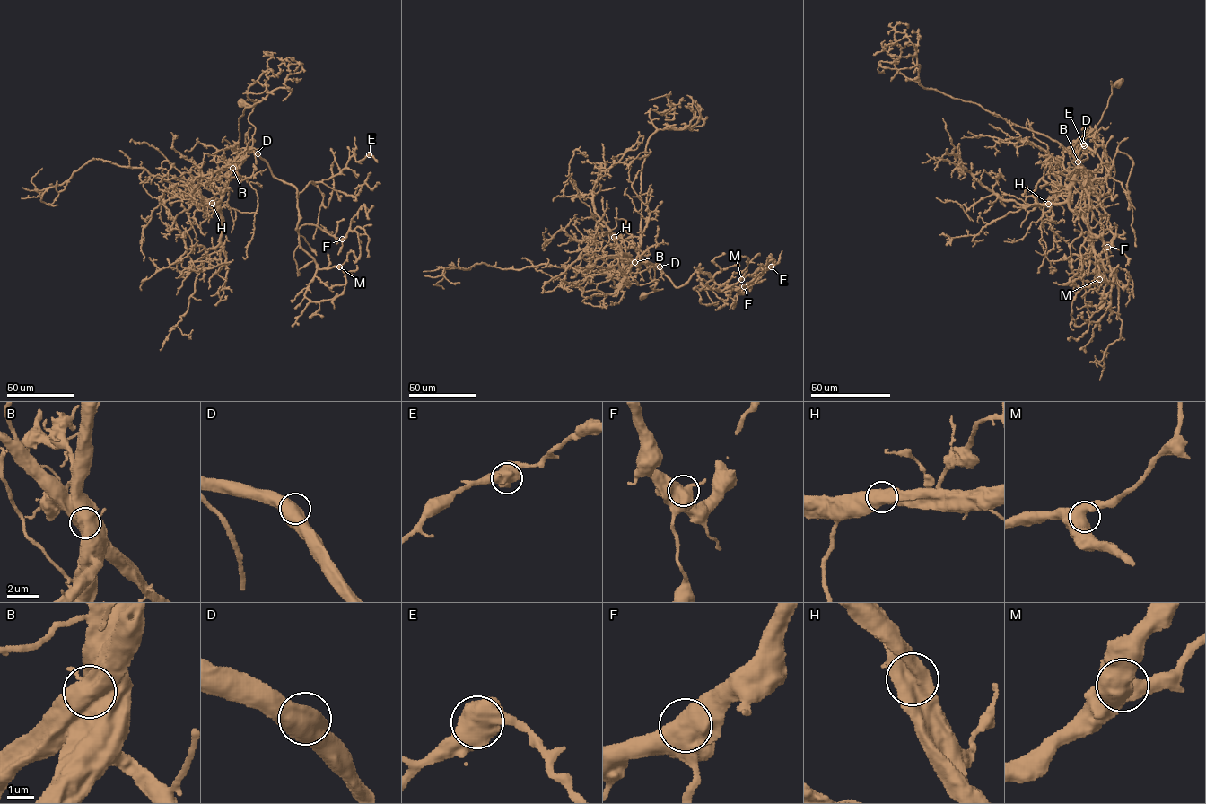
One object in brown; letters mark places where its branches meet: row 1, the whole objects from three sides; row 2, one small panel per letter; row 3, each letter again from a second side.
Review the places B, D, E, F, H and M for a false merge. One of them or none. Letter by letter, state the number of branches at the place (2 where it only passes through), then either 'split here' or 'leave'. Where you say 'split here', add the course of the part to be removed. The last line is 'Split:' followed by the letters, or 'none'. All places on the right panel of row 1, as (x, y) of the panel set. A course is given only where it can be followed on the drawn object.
B: branches 2; split here; course (1078, 161), (1090, 173), (1088, 183), (1080, 163), (1087, 151), (1079, 165), (1086, 187), (1096, 196), (1110, 161)
D: branches 2; leave
E: branches 2; leave
F: branches 2; leave
H: branches 2; leave
M: branches 2; leave
Split: B

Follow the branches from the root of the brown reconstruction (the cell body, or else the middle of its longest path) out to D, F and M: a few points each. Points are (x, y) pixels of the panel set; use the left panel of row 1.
D: (242, 101), (253, 106), (248, 121), (255, 132), (252, 145), (234, 165), (248, 152), (257, 153)
F: (242, 101), (253, 106), (255, 132), (234, 165), (254, 152), (296, 188), (297, 229), (316, 225), (342, 239)
M: (242, 101), (253, 106), (255, 132), (234, 165), (254, 152), (293, 186), (300, 246), (318, 268), (339, 266)

